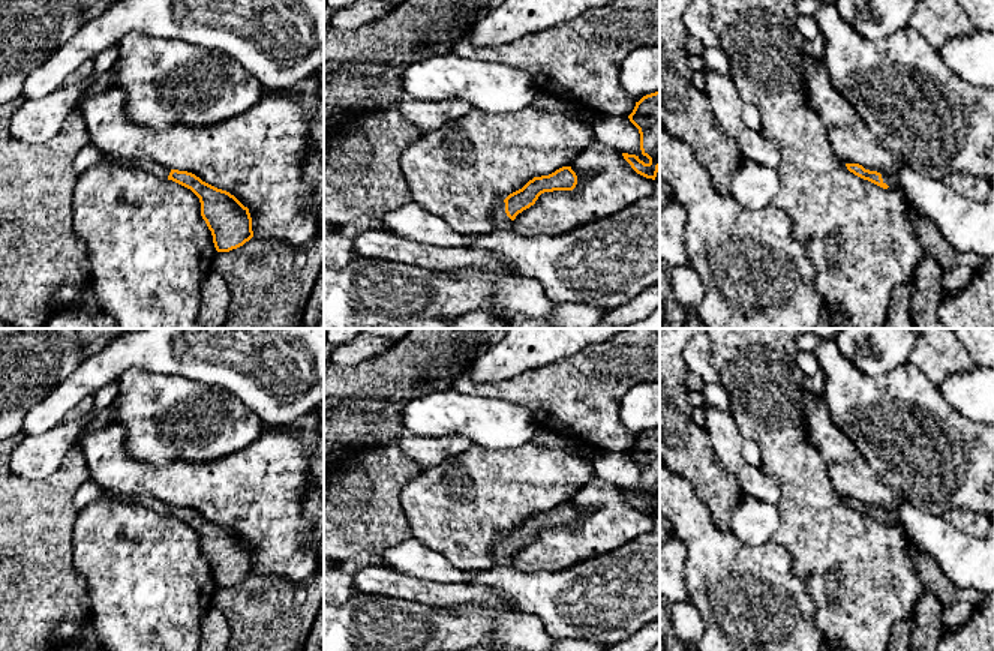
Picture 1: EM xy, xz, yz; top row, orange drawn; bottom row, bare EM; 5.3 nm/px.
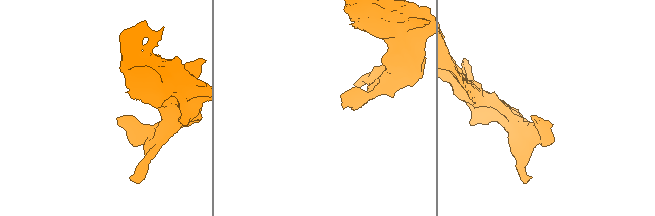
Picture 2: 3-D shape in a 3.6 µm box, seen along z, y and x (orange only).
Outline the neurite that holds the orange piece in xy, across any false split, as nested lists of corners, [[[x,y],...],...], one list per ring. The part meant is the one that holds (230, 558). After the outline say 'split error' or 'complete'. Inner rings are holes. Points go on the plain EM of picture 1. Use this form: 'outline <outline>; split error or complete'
outline [[[100,490],[100,494],[120,502],[142,506],[160,516],[172,516],[190,525],[199,534],[201,552],[211,567],[213,579],[217,588],[237,585],[253,573],[249,544],[229,528],[202,518],[195,510],[165,504],[153,495],[123,498],[108,490]]]; split error

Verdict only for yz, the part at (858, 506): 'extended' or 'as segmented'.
extended

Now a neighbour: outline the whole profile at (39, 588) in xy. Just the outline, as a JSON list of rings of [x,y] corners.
[[[24,432],[0,440],[0,651],[54,651],[58,645],[51,640],[51,634],[58,624],[91,618],[88,585],[75,570],[72,546],[76,520],[73,500],[78,488],[90,478],[90,472],[78,440],[49,477],[28,482],[15,476],[10,470],[10,454],[22,436]]]

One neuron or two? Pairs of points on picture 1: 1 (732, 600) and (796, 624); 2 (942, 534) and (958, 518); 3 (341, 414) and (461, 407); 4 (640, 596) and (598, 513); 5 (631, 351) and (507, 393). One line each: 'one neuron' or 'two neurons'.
1: one neuron
2: two neurons
3: two neurons
4: two neurons
5: one neuron

